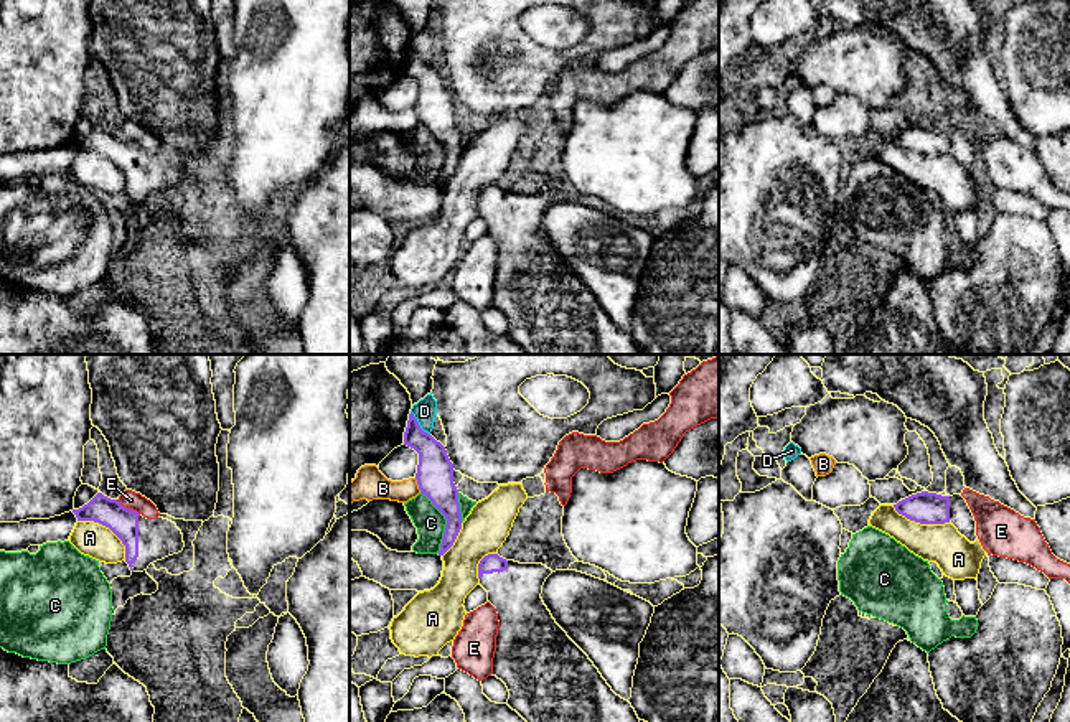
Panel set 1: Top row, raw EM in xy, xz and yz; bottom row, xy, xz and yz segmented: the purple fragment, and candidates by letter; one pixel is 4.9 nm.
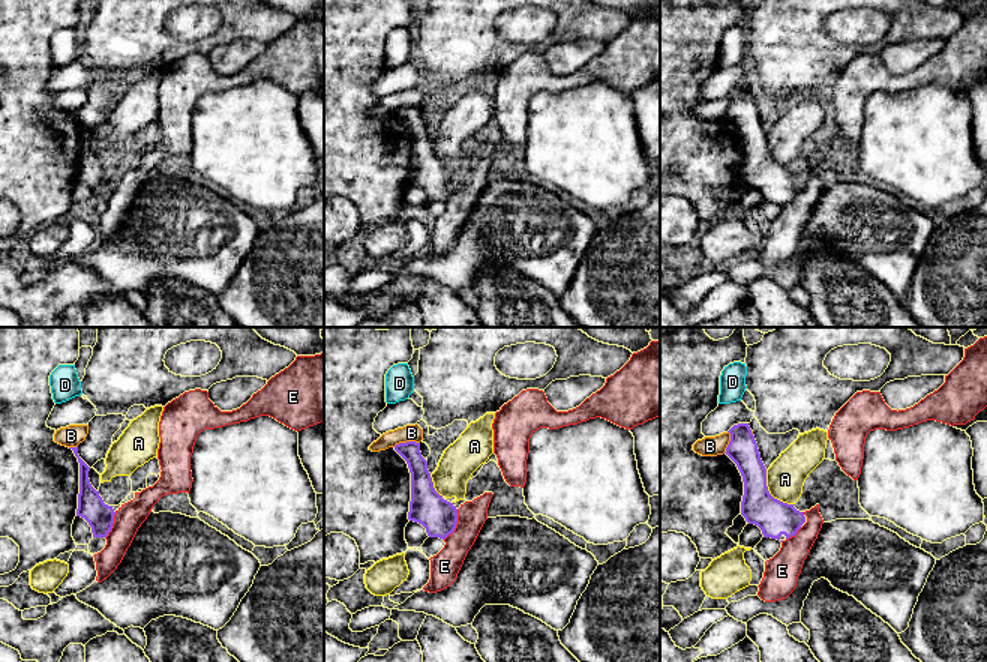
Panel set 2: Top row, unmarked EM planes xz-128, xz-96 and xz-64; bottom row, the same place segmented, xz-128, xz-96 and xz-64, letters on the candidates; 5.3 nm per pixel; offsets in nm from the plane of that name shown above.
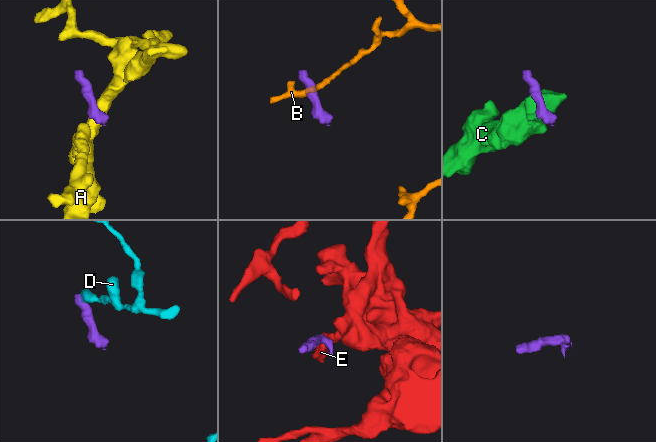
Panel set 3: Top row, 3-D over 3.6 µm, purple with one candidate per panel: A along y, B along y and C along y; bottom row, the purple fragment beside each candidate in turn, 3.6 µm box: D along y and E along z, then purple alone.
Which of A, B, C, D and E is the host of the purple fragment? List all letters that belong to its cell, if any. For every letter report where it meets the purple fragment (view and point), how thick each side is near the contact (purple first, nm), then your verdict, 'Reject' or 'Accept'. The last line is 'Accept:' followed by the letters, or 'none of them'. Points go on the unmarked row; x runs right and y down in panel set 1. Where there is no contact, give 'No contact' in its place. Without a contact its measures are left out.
A: Touches purple at xy (109, 159). Thickness 140 nm (purple) against 170 nm. Reject
B: Touches purple at xz (417, 114). Thickness 180 nm (purple) against 160 nm. Reject
C: Touches purple at xz (447, 154). Thickness 180 nm (purple) against 140 nm. Reject
D: Touches purple at xz (417, 55). Thickness 180 nm (purple) against 110 nm. Reject
E: Touches purple at xy (126, 139). Thickness 140 nm (purple) against 90 nm. Reject
Accept: none of them

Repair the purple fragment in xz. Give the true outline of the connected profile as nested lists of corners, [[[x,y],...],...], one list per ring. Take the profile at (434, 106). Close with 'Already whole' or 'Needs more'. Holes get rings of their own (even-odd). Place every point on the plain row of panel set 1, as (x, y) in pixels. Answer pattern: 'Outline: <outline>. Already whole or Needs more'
Outline: [[[412,43],[409,45],[404,63],[404,76],[419,84],[415,110],[420,124],[425,125],[447,150],[439,181],[439,186],[443,186],[453,176],[462,160],[458,120],[453,114],[453,94],[445,77],[420,59]]]. Already whole

